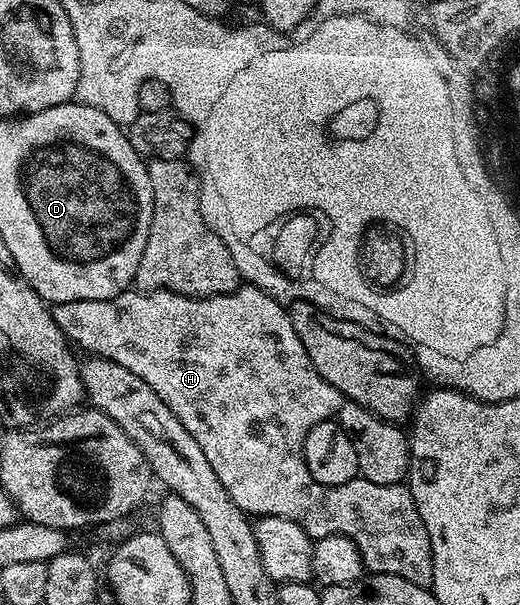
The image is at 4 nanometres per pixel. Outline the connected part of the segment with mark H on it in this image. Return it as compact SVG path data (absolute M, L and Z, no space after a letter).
M240 285L227 295L199 297L181 295L175 291L141 292L137 289L127 289L111 299L56 303L53 304L52 310L56 325L65 333L67 340L75 348L83 347L86 353L91 356L116 361L116 365L124 365L124 369L136 373L136 377L148 381L148 385L152 385L152 389L156 389L160 401L164 401L164 405L168 405L168 409L172 409L172 413L176 413L180 425L184 425L184 429L188 429L188 433L192 433L192 437L196 437L196 445L200 445L200 449L204 449L204 457L208 457L208 465L212 465L216 477L220 477L220 485L224 485L224 489L228 489L228 497L232 497L232 501L236 501L236 505L240 505L240 509L247 515L251 517L271 515L272 517L291 519L299 523L313 540L323 539L329 535L343 535L358 546L363 568L369 574L404 577L421 587L430 587L433 584L434 554L432 553L432 545L428 537L428 529L424 529L424 521L416 509L416 501L412 497L409 486L402 483L376 485L372 481L359 477L339 487L326 487L312 477L304 457L304 445L308 433L325 419L334 419L344 400L341 393L332 385L328 385L328 381L324 381L324 377L320 377L320 373L316 371L316 366L312 365L308 350L304 349L304 342L293 329L289 310L277 299L272 298L267 291L262 291L253 285Z

